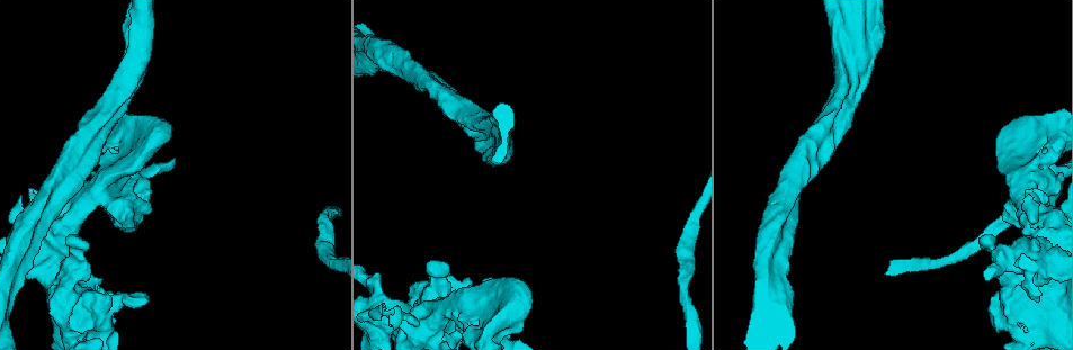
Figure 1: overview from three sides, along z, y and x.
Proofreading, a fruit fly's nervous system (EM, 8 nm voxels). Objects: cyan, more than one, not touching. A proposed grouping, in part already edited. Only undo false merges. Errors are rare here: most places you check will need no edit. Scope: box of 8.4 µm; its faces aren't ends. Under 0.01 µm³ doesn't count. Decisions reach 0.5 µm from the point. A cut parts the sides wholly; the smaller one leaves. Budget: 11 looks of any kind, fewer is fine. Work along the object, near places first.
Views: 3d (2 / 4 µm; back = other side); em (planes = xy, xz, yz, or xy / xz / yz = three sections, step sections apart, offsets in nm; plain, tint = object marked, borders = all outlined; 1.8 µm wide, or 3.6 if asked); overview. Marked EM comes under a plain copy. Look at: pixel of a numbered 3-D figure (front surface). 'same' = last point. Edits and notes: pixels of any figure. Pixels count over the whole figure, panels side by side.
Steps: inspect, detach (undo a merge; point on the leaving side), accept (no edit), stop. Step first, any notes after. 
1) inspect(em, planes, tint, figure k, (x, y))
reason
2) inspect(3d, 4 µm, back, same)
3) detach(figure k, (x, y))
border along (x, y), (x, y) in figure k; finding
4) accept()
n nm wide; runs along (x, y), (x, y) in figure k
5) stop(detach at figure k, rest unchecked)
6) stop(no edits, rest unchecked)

inspect(3d, 4 µm, back, figure 1, (1051, 226))
sudden change in width

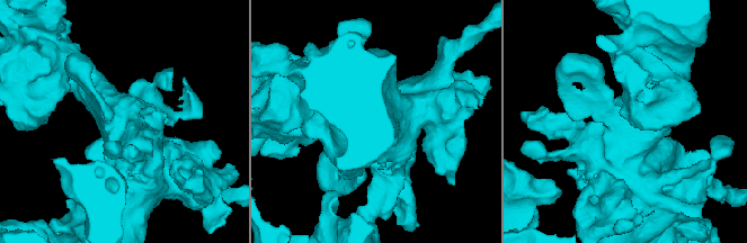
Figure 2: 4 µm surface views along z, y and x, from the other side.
inspect(em, planes, tint, figure 2, (629, 125))

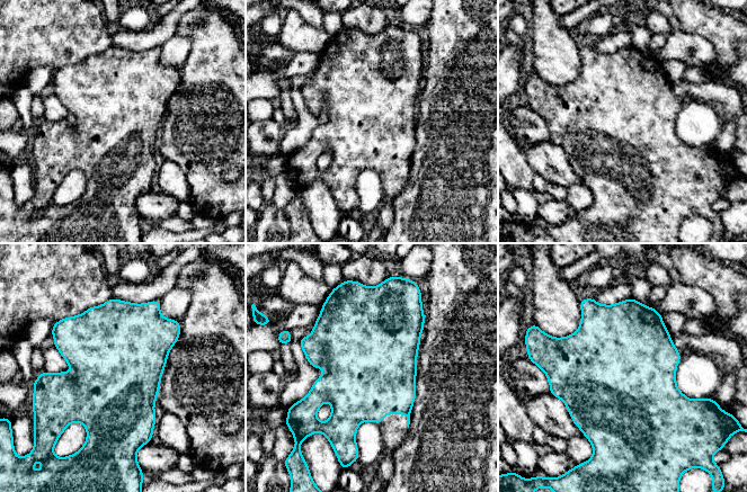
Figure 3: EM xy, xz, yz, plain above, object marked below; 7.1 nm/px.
accept()
continuous, no second cell

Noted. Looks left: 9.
inspect(em, 3.6 µm, planes, tint, figure 1, (1023, 309))
closes a loop

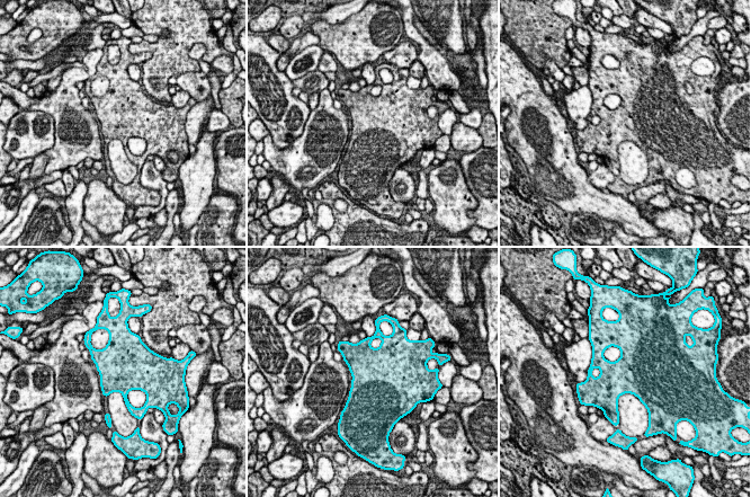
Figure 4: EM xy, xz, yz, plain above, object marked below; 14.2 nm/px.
accept()
one cell here

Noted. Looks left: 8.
inspect(em, yz, step 4, tint, figure 1, (1029, 160))
touches itself

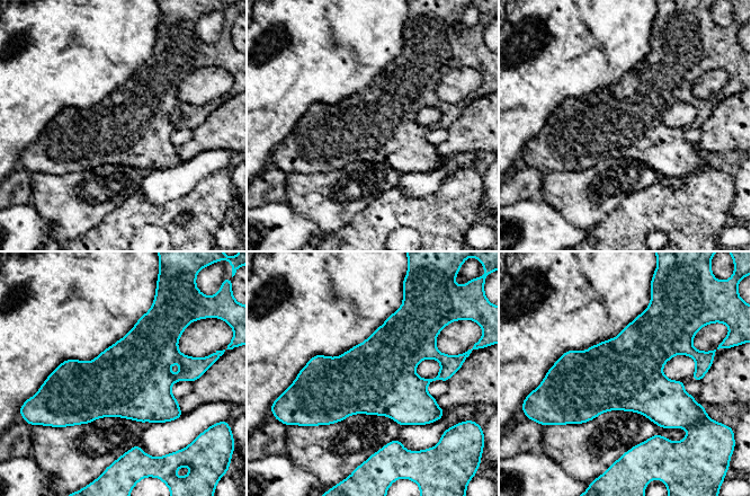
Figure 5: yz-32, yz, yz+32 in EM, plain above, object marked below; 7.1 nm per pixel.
accept()
continuous, no second cell

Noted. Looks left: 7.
inspect(3d, 4 µm, back, figure 1, (134, 77))
sharp bend

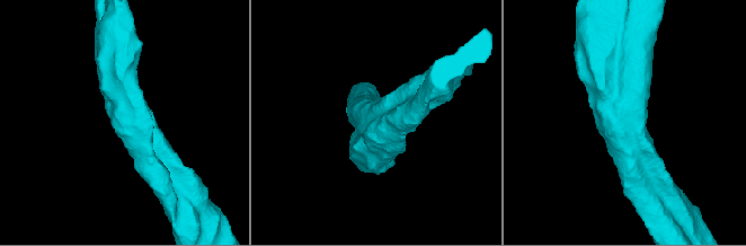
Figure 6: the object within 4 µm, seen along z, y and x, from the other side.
inspect(em, planes, tint, figure 6, (621, 122))

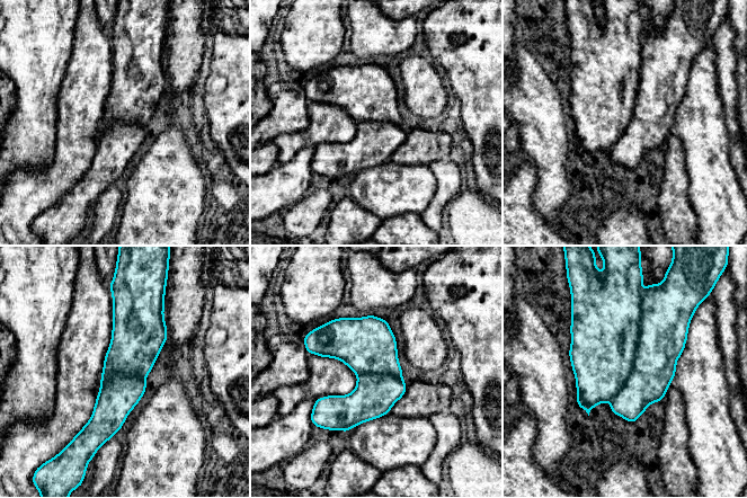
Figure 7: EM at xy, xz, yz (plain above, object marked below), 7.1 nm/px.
detach(figure 7, (664, 328))
340 nm wide; border along (642, 295), (633, 368), (611, 401) in figure 7; two cells meet here

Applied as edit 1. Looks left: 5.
stop(detach at figure 7, rest unchecked)

